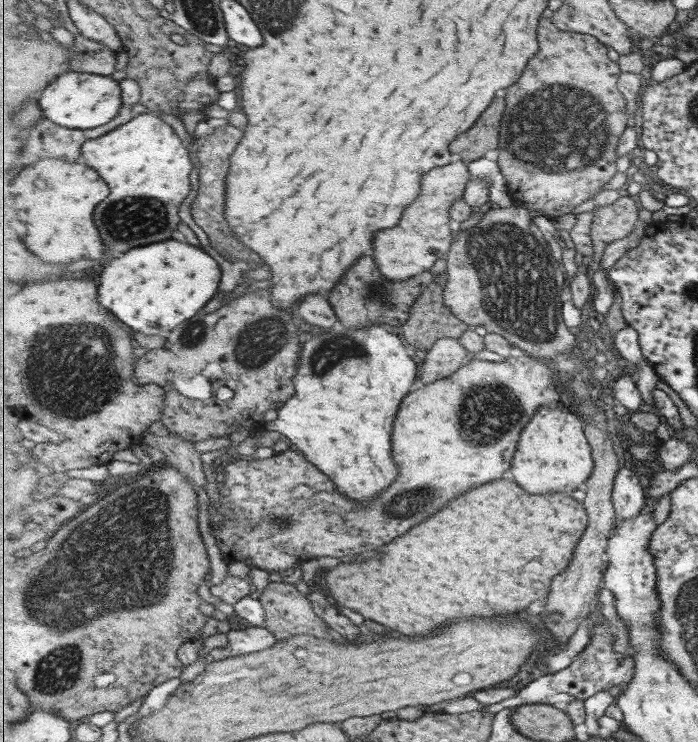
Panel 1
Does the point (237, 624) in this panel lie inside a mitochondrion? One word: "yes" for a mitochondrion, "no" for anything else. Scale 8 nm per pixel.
no

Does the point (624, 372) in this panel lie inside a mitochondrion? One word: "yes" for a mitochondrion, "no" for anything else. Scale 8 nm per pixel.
no

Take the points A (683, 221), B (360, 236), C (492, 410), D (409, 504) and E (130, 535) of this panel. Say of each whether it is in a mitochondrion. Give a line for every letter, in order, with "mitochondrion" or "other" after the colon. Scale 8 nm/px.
A: other
B: other
C: mitochondrion
D: mitochondrion
E: mitochondrion

